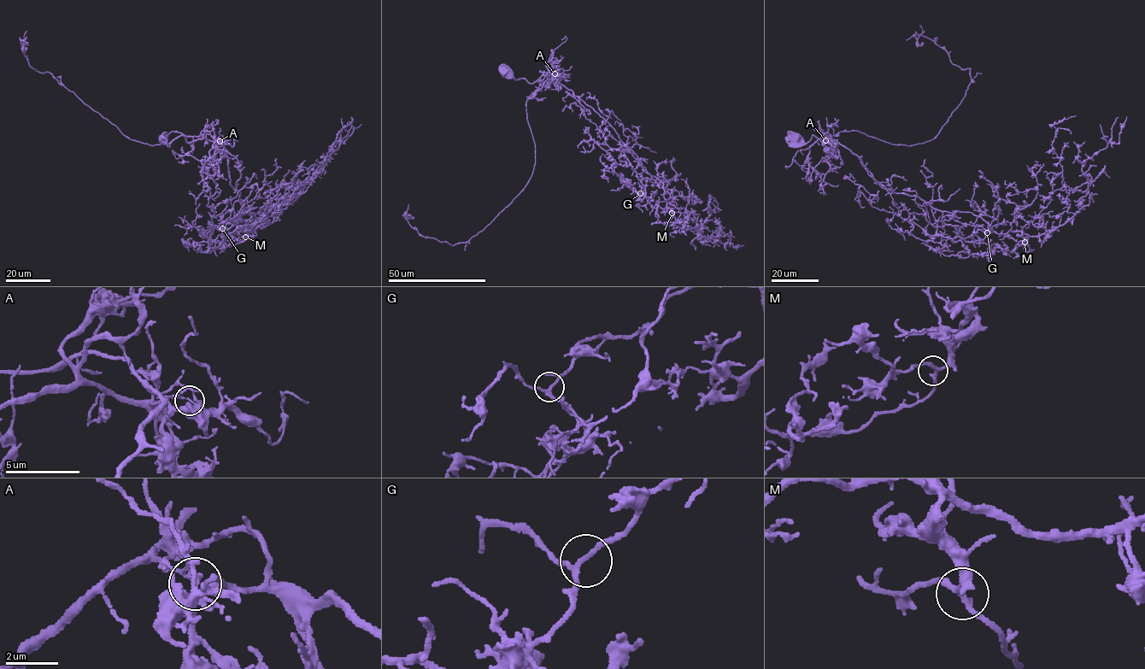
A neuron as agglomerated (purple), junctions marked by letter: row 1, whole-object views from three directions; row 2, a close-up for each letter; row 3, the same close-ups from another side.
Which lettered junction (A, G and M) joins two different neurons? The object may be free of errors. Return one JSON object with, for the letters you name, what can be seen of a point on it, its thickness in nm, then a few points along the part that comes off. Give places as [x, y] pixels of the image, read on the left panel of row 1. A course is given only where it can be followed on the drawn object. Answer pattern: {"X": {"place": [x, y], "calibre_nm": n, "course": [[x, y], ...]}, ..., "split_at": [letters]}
{"A": {"place": [220, 141], "calibre_nm": 110, "course": [[220, 140], [177, 132], [151, 145], [128, 138], [49, 73], [32, 67], [20, 39], [23, 44], [26, 31]]}, "split_at": ["A"]}

